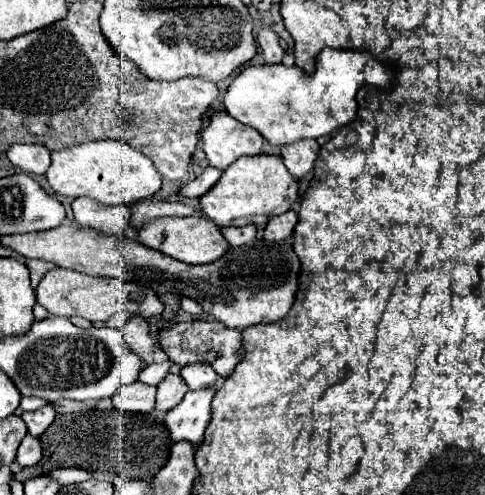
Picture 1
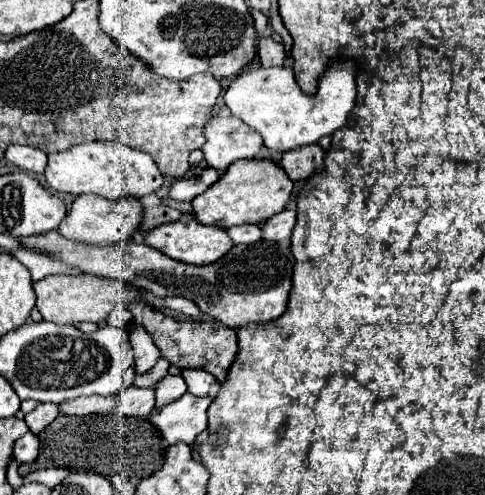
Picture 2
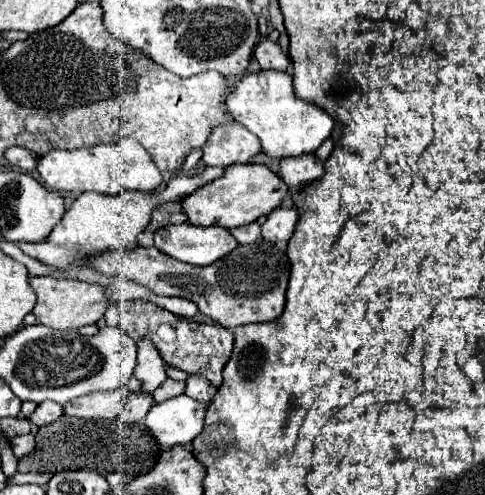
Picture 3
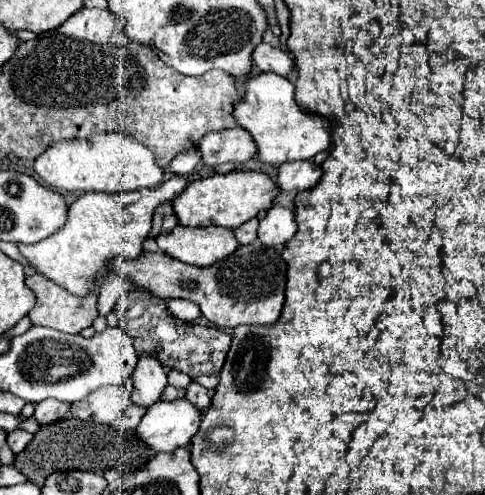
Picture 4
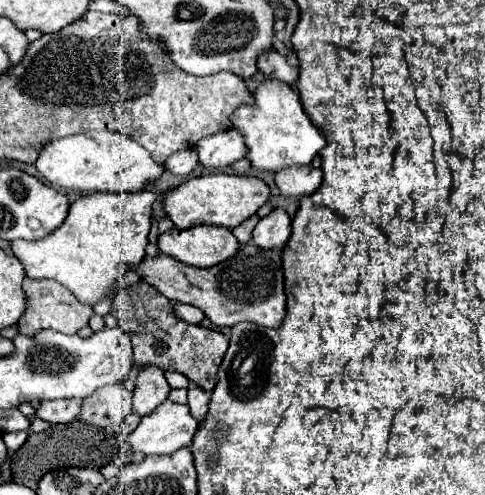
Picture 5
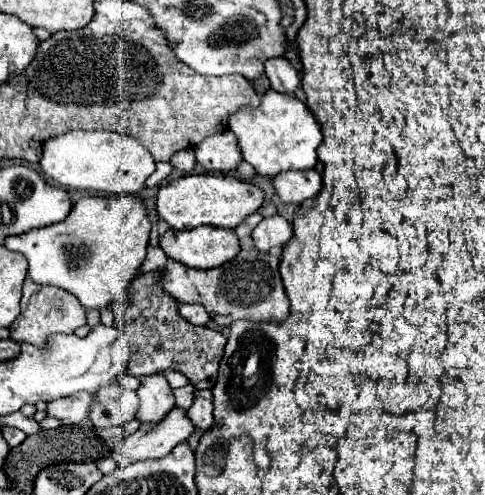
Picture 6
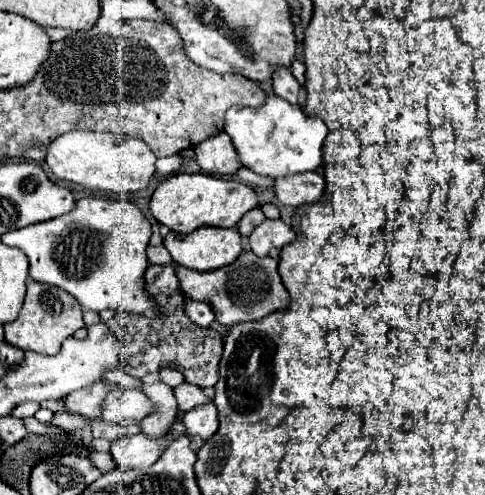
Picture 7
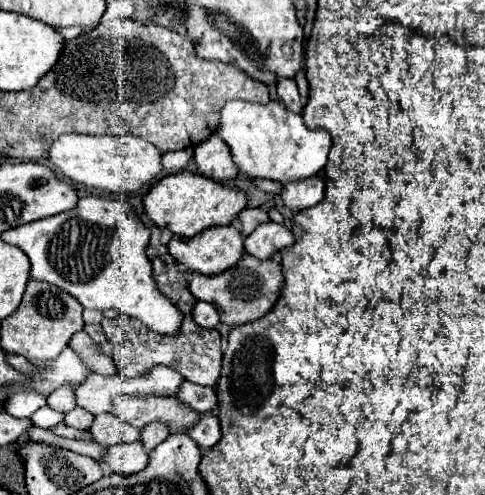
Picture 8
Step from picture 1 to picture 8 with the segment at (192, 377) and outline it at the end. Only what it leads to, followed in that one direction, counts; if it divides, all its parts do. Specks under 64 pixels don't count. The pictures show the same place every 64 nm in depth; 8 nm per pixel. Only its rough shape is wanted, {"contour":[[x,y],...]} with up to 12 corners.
{"contour":[[214,410],[198,414],[186,434],[204,450],[220,440]]}

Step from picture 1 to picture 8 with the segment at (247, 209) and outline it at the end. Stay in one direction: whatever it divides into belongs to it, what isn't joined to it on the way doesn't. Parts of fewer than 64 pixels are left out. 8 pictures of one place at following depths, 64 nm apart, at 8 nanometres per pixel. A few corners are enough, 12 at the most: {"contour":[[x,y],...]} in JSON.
{"contour":[[188,170],[144,198],[156,226],[192,238],[232,224],[248,194]]}

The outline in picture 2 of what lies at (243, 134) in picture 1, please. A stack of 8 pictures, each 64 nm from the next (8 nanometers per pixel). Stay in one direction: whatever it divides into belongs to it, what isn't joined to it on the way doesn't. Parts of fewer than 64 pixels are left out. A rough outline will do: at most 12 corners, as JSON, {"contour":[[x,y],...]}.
{"contour":[[234,116],[204,128],[204,158],[224,172],[256,158],[262,136]]}

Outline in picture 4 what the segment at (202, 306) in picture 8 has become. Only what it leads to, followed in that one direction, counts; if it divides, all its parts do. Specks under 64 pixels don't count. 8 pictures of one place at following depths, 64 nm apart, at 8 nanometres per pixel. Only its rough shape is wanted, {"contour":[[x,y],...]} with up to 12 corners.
{"contour":[[166,300],[172,316],[194,322],[200,308],[188,300]]}

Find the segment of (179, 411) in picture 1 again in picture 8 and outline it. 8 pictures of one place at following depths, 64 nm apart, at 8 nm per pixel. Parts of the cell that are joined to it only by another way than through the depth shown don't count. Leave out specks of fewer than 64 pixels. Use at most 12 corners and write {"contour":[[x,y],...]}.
{"contour":[[142,440],[110,446],[106,464],[120,474],[150,462]]}

